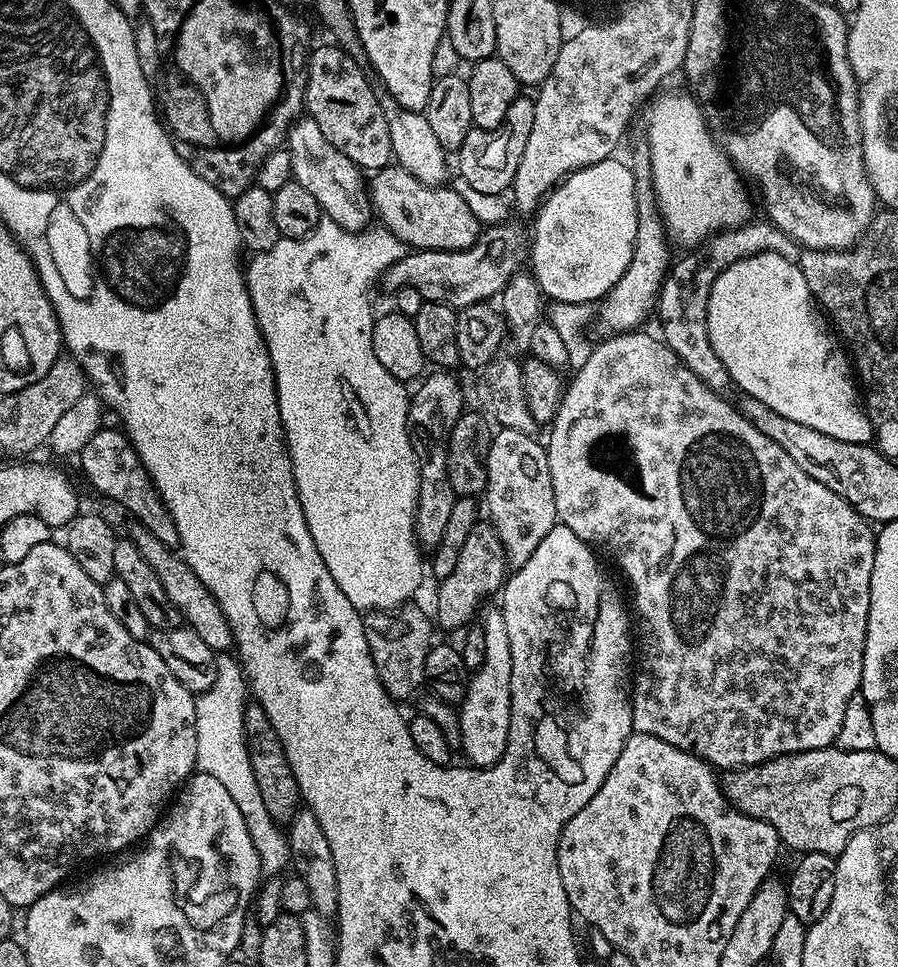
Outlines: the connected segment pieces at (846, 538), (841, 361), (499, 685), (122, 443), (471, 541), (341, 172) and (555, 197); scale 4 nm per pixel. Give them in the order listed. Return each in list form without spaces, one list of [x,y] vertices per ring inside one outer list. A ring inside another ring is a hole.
[[[637,330],[637,331],[631,331],[631,332],[623,332],[623,333],[621,333],[621,334],[620,334],[620,335],[609,335],[609,336],[608,336],[608,337],[607,337],[607,338],[604,338],[604,339],[601,339],[601,340],[600,340],[600,342],[601,342],[601,344],[600,344],[600,345],[599,345],[599,344],[598,344],[598,343],[597,343],[597,344],[596,344],[596,345],[595,345],[595,347],[593,347],[593,350],[592,350],[592,353],[591,353],[591,354],[590,354],[590,358],[586,358],[586,366],[582,366],[582,367],[581,367],[581,368],[578,368],[578,369],[575,369],[575,372],[574,372],[574,375],[576,375],[576,377],[574,377],[574,378],[573,378],[573,380],[571,380],[571,379],[569,379],[569,380],[568,380],[568,381],[567,381],[567,384],[566,384],[566,389],[565,389],[565,391],[564,391],[564,401],[562,401],[562,402],[561,402],[561,403],[560,403],[560,406],[559,406],[559,408],[558,408],[558,414],[557,414],[557,415],[556,415],[556,416],[555,416],[555,417],[554,417],[554,419],[552,419],[552,423],[551,423],[551,425],[550,425],[550,431],[552,431],[552,433],[550,433],[550,434],[549,434],[549,436],[548,436],[548,440],[547,440],[547,439],[546,439],[546,451],[547,451],[547,454],[548,454],[548,465],[549,465],[549,466],[550,466],[550,482],[551,482],[551,483],[552,483],[552,485],[553,485],[553,486],[554,486],[554,506],[555,506],[555,507],[556,507],[556,518],[557,518],[557,521],[559,521],[559,523],[561,523],[561,524],[564,524],[564,525],[566,525],[566,526],[567,526],[567,528],[569,528],[569,529],[570,529],[570,530],[574,530],[574,534],[578,534],[578,538],[582,538],[582,539],[583,539],[583,540],[585,540],[585,542],[586,542],[586,543],[588,543],[588,544],[591,544],[591,545],[592,545],[592,547],[593,547],[593,549],[596,549],[596,550],[601,550],[601,549],[600,549],[600,548],[605,548],[605,550],[606,550],[606,551],[608,551],[608,552],[609,552],[609,554],[610,554],[610,555],[612,555],[612,556],[613,556],[613,558],[614,558],[614,559],[616,559],[616,564],[617,564],[617,566],[618,566],[618,567],[620,567],[620,568],[621,568],[621,570],[622,570],[622,571],[624,571],[624,576],[625,576],[625,578],[626,578],[626,579],[628,579],[628,584],[629,584],[629,586],[630,586],[630,587],[632,587],[632,600],[631,600],[631,596],[630,596],[630,604],[631,604],[631,607],[632,607],[632,608],[633,608],[633,609],[634,609],[634,612],[635,612],[635,608],[634,608],[634,607],[636,607],[636,612],[637,612],[637,614],[638,614],[638,615],[640,615],[640,616],[641,616],[641,620],[640,620],[640,636],[639,636],[639,632],[638,632],[638,667],[637,667],[637,668],[636,668],[636,669],[635,669],[635,672],[634,672],[634,683],[633,683],[633,684],[632,684],[632,685],[631,685],[631,688],[630,688],[630,691],[631,691],[631,693],[632,693],[632,727],[633,727],[633,729],[635,729],[635,731],[637,731],[637,732],[641,732],[641,733],[642,733],[642,734],[654,734],[654,738],[662,738],[662,742],[670,742],[670,746],[678,746],[678,750],[686,750],[686,751],[687,751],[687,752],[689,752],[689,753],[690,753],[690,754],[694,754],[694,755],[695,755],[695,756],[697,756],[697,758],[698,758],[698,759],[700,759],[700,760],[704,760],[704,761],[706,761],[706,763],[708,763],[708,764],[710,764],[710,765],[713,765],[713,766],[715,766],[715,767],[716,767],[716,768],[717,768],[717,769],[720,769],[720,770],[735,770],[735,769],[738,769],[738,768],[749,768],[749,767],[751,767],[751,765],[752,765],[752,764],[764,764],[764,763],[765,763],[765,762],[767,762],[767,760],[773,760],[773,758],[775,758],[775,756],[789,756],[789,755],[790,755],[790,754],[794,754],[794,753],[795,753],[795,752],[805,752],[805,751],[806,751],[806,750],[818,750],[818,749],[819,749],[819,748],[831,748],[831,747],[833,747],[833,745],[835,745],[835,743],[836,743],[836,735],[837,735],[837,734],[838,734],[838,730],[842,730],[842,718],[843,718],[843,716],[844,716],[844,715],[845,715],[845,714],[846,714],[846,706],[850,706],[850,698],[854,698],[854,697],[855,697],[855,696],[856,696],[856,695],[857,695],[857,694],[858,694],[858,693],[859,693],[859,691],[860,691],[860,683],[861,683],[861,682],[862,682],[862,658],[863,658],[863,657],[864,657],[864,647],[865,647],[865,646],[866,646],[866,634],[867,634],[867,633],[868,633],[868,615],[869,615],[869,614],[870,614],[870,574],[874,574],[874,550],[875,550],[875,549],[876,549],[876,538],[877,538],[877,533],[876,533],[876,532],[875,532],[875,531],[874,531],[874,528],[873,528],[873,525],[872,525],[872,524],[871,524],[871,523],[869,523],[869,521],[867,521],[867,520],[865,520],[865,519],[864,519],[864,517],[863,517],[863,516],[860,516],[860,515],[859,515],[859,514],[858,514],[858,510],[854,510],[854,506],[850,506],[850,502],[846,502],[846,498],[842,498],[842,497],[841,497],[841,496],[840,496],[840,495],[838,495],[838,493],[836,493],[836,492],[835,492],[835,491],[834,491],[834,490],[830,490],[830,489],[829,489],[829,488],[827,488],[827,487],[826,487],[826,486],[822,486],[822,482],[818,482],[818,481],[817,481],[817,480],[815,480],[815,479],[814,479],[814,478],[810,478],[810,474],[806,474],[806,470],[802,470],[802,469],[800,469],[800,467],[798,467],[798,465],[796,465],[796,464],[795,464],[795,463],[794,463],[794,461],[792,461],[792,460],[791,460],[791,459],[790,459],[790,454],[786,454],[786,453],[784,453],[784,452],[783,452],[783,451],[782,451],[782,449],[780,449],[780,448],[779,448],[779,447],[778,447],[778,446],[774,446],[774,442],[770,442],[770,438],[766,438],[766,434],[762,434],[762,430],[758,430],[758,429],[757,429],[757,428],[755,428],[755,427],[754,427],[754,426],[753,426],[753,425],[752,425],[752,423],[751,423],[751,422],[749,422],[749,420],[747,420],[747,418],[745,418],[745,416],[744,416],[744,415],[742,415],[742,414],[741,414],[741,412],[740,412],[740,409],[739,409],[739,407],[736,407],[736,406],[733,406],[733,405],[732,405],[732,408],[731,408],[731,406],[730,406],[730,405],[728,405],[728,404],[727,404],[727,402],[726,402],[726,401],[724,401],[724,398],[723,398],[723,397],[722,397],[722,396],[721,396],[721,395],[720,395],[720,394],[719,394],[719,393],[716,393],[716,392],[711,392],[711,390],[709,390],[709,388],[708,388],[708,387],[707,387],[707,386],[706,386],[706,385],[705,385],[705,384],[704,384],[704,383],[703,383],[703,382],[702,382],[702,381],[700,381],[700,380],[699,380],[699,378],[697,378],[697,376],[696,376],[696,375],[694,375],[694,374],[693,374],[693,372],[692,372],[692,371],[690,371],[690,369],[689,369],[689,368],[688,368],[688,367],[686,367],[686,365],[685,365],[685,364],[684,364],[684,363],[682,363],[682,361],[680,361],[680,360],[679,360],[679,358],[678,358],[678,357],[677,357],[677,356],[676,356],[676,355],[675,355],[675,354],[674,354],[674,350],[670,350],[670,349],[669,349],[669,348],[668,348],[668,346],[667,346],[667,344],[665,344],[665,343],[664,343],[664,341],[663,341],[663,339],[660,339],[660,338],[657,338],[657,337],[656,337],[656,336],[655,336],[655,335],[653,335],[653,336],[654,336],[654,337],[652,337],[652,336],[651,336],[651,334],[650,334],[650,333],[648,333],[648,332],[646,332],[646,331],[647,331],[647,330]]]
[[[767,251],[742,258],[722,270],[710,290],[708,333],[714,354],[722,358],[722,366],[726,366],[732,384],[740,387],[743,395],[758,398],[758,402],[766,402],[770,410],[778,410],[778,414],[794,422],[802,422],[802,426],[810,426],[821,434],[830,434],[830,438],[855,444],[873,443],[872,420],[854,379],[854,365],[834,335],[825,313],[813,300],[799,263]]]
[[[499,610],[484,616],[482,627],[485,632],[486,654],[483,666],[469,679],[468,692],[459,707],[460,729],[462,730],[461,751],[473,767],[489,768],[500,760],[508,744],[510,706],[510,642],[506,633],[506,622]]]
[[[101,427],[80,451],[78,463],[84,471],[85,478],[92,483],[94,491],[101,492],[106,499],[128,508],[131,519],[146,526],[146,530],[150,530],[150,534],[154,534],[158,542],[163,542],[165,546],[170,546],[174,550],[179,549],[178,526],[174,526],[174,518],[170,518],[170,510],[166,510],[166,502],[162,502],[146,466],[142,466],[127,435],[119,427],[108,427]]]
[[[476,523],[474,530],[470,530],[470,535],[466,537],[466,546],[462,546],[462,554],[458,554],[458,563],[455,564],[454,570],[446,579],[439,581],[440,589],[436,592],[436,616],[434,612],[435,623],[439,627],[441,624],[444,628],[461,627],[460,629],[471,625],[476,607],[491,592],[499,593],[509,575],[508,559],[502,550],[498,534],[492,529],[491,523]]]
[[[304,114],[288,129],[286,151],[292,159],[292,180],[306,186],[314,198],[318,198],[321,213],[327,219],[338,222],[351,232],[363,232],[369,227],[368,219],[373,219],[372,201],[368,198],[365,173],[342,150],[334,150],[330,142],[326,142],[326,134],[318,130],[318,122]]]
[[[619,158],[571,172],[534,213],[532,277],[552,302],[592,304],[604,297],[627,272],[638,234],[638,210],[632,169]]]

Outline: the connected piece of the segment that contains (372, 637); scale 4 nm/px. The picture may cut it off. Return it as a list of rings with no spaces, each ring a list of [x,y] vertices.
[[[405,606],[391,612],[373,612],[364,616],[366,642],[370,646],[370,654],[374,658],[374,666],[378,670],[378,678],[393,700],[404,702],[425,683],[424,667],[426,654],[432,648],[433,621],[420,608]]]

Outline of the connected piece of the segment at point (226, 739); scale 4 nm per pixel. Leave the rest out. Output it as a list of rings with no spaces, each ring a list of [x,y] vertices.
[[[220,654],[216,657],[216,677],[210,690],[196,696],[196,737],[198,738],[197,769],[205,772],[207,779],[215,784],[219,791],[234,807],[240,811],[240,820],[248,831],[248,840],[256,851],[256,860],[265,872],[265,877],[276,878],[280,871],[289,867],[292,855],[287,835],[282,831],[265,809],[261,792],[254,782],[253,767],[250,766],[250,754],[247,753],[246,734],[243,732],[243,714],[250,700],[250,689],[246,683],[243,668],[231,655]]]

